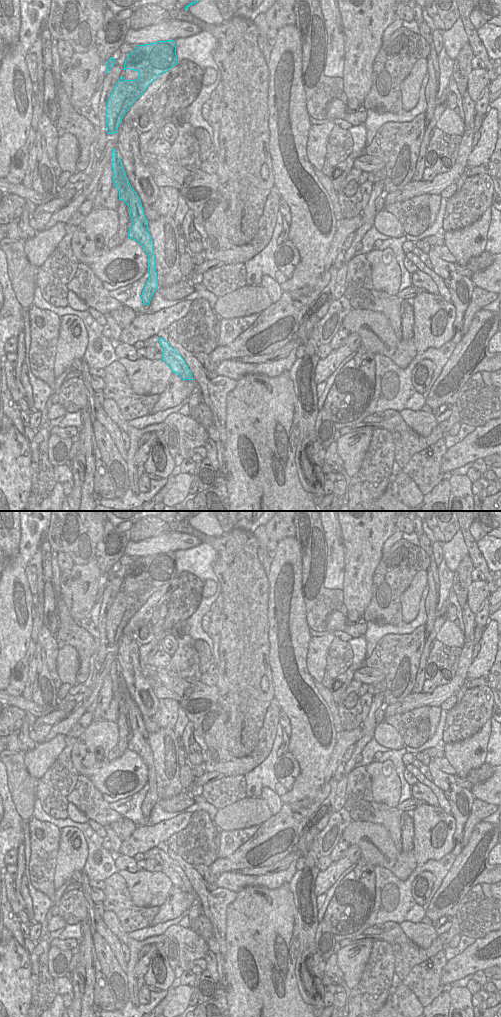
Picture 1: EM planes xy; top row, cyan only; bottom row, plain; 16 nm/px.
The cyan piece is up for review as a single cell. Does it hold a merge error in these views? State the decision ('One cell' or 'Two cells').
Two cells.

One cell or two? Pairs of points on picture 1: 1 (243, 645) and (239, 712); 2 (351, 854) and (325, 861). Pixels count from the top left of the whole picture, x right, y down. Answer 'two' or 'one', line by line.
1: one
2: two

